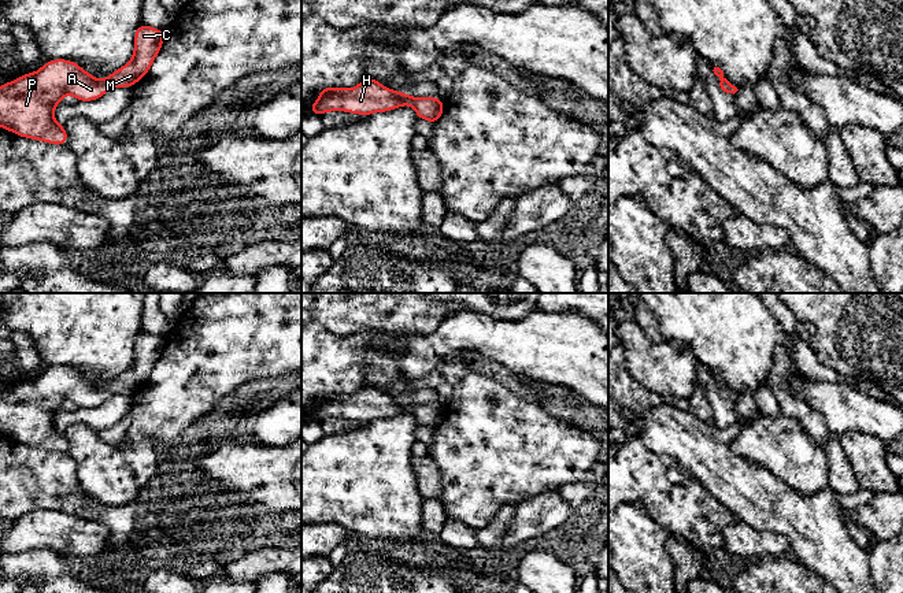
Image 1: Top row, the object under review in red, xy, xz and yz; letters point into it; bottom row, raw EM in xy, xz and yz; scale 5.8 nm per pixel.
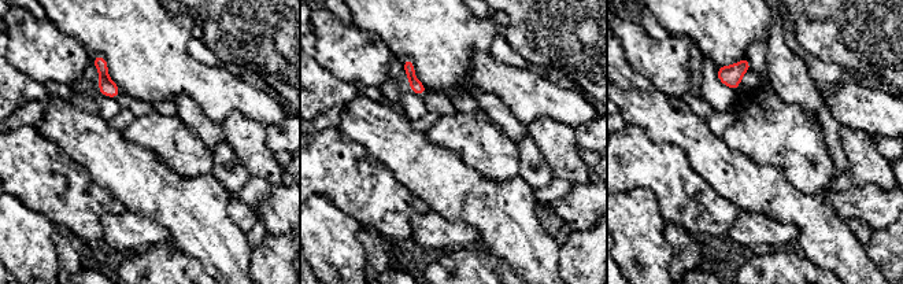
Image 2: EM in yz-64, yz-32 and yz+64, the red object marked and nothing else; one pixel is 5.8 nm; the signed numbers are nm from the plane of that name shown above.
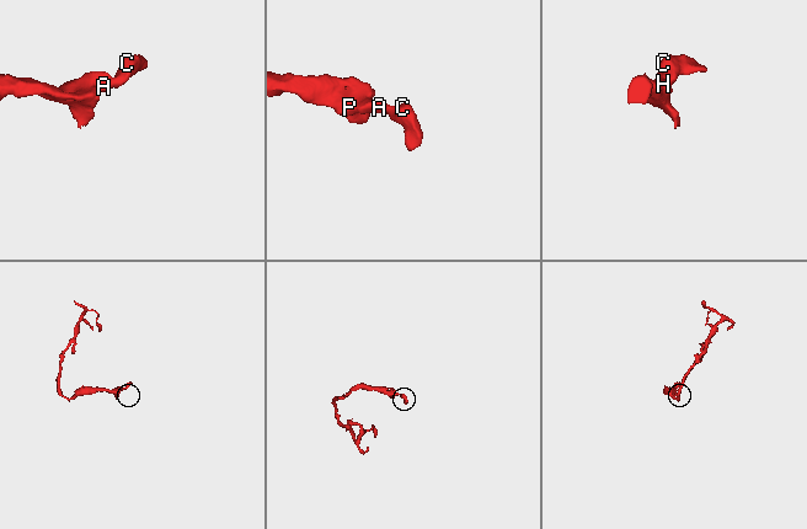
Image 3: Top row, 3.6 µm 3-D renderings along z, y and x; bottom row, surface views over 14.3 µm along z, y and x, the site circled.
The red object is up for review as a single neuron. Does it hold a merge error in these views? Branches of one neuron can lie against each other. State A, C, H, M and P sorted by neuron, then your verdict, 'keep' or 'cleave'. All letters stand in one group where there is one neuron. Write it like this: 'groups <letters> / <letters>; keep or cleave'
groups A C H M P; keep

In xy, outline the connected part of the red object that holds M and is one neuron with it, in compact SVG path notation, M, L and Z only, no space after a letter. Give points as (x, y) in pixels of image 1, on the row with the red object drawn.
M141 23L134 33L130 62L106 79L95 79L75 62L55 59L44 63L37 73L26 73L1 85L0 127L25 138L67 145L69 134L53 118L62 99L73 94L78 101L93 101L111 88L132 88L147 75L163 40L163 30Z

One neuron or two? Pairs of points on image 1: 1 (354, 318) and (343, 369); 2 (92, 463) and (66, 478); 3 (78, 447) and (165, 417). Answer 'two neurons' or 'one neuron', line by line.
1: two neurons
2: two neurons
3: two neurons

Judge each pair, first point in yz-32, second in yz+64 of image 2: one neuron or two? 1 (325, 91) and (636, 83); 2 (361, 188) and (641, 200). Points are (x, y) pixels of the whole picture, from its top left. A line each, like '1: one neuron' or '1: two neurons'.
1: one neuron
2: two neurons

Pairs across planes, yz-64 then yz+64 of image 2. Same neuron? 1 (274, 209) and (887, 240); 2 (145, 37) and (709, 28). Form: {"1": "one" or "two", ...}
{"1": "two", "2": "one"}

